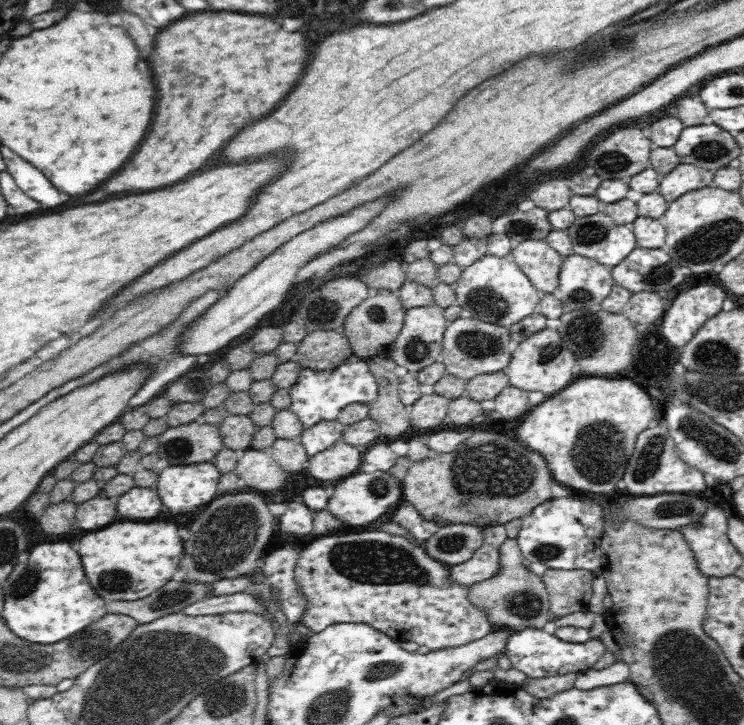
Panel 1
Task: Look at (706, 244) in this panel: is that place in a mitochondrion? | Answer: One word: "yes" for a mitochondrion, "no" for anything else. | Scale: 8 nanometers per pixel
yes

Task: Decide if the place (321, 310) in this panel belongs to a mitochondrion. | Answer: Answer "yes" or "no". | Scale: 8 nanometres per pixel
yes

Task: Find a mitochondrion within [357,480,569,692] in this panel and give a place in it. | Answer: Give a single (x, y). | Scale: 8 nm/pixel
(522, 603)

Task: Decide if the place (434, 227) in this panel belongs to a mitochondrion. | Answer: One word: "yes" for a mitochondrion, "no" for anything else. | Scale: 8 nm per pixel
no

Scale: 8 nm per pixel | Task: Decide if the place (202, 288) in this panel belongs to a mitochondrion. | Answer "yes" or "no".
no

